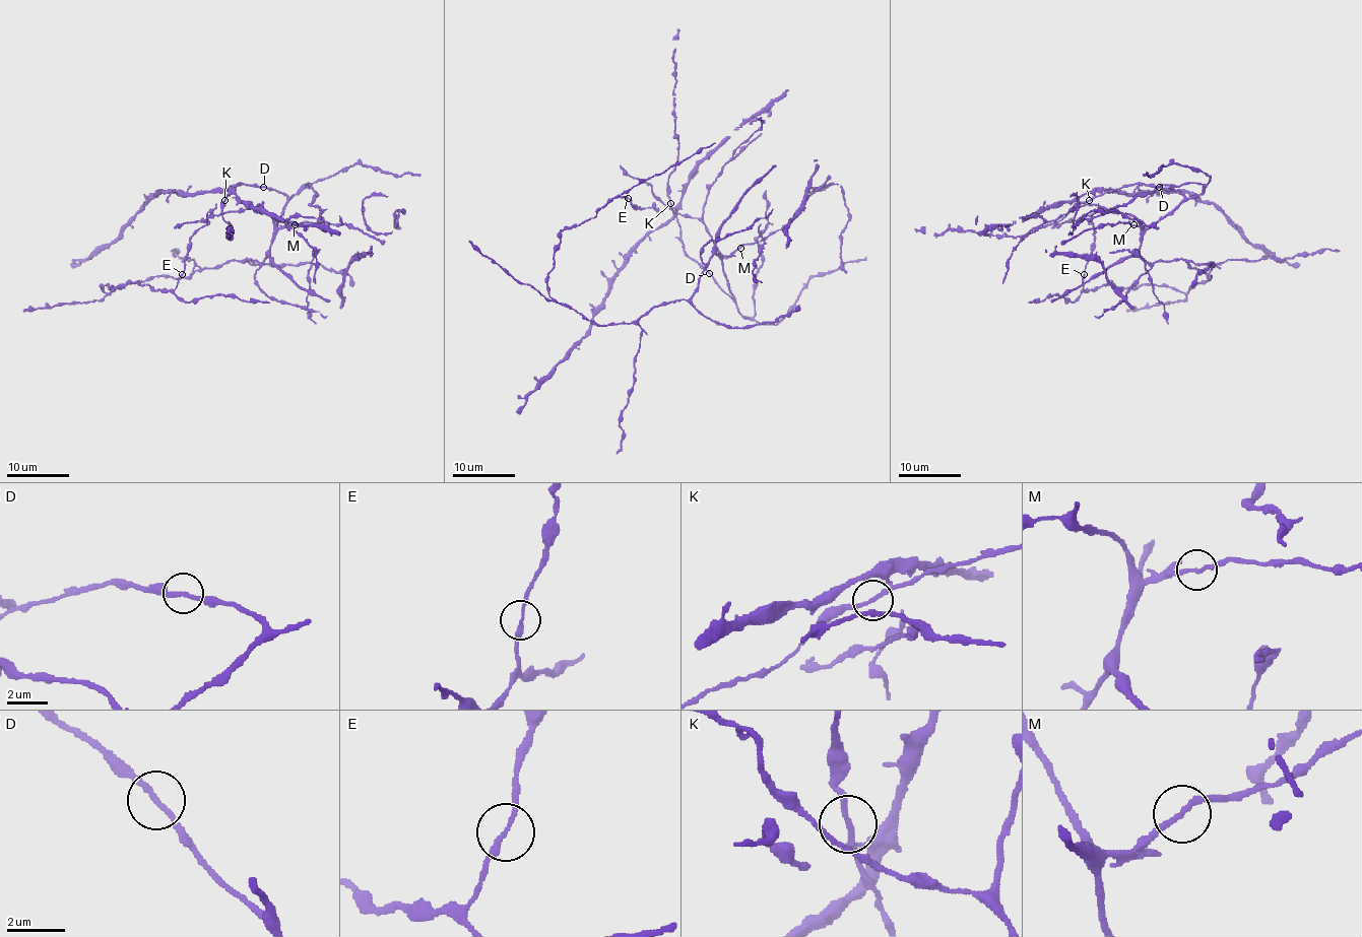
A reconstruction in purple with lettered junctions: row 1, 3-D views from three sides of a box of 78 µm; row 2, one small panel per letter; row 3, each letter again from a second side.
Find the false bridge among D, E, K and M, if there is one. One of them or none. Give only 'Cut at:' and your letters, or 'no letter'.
Cut at: no letter

